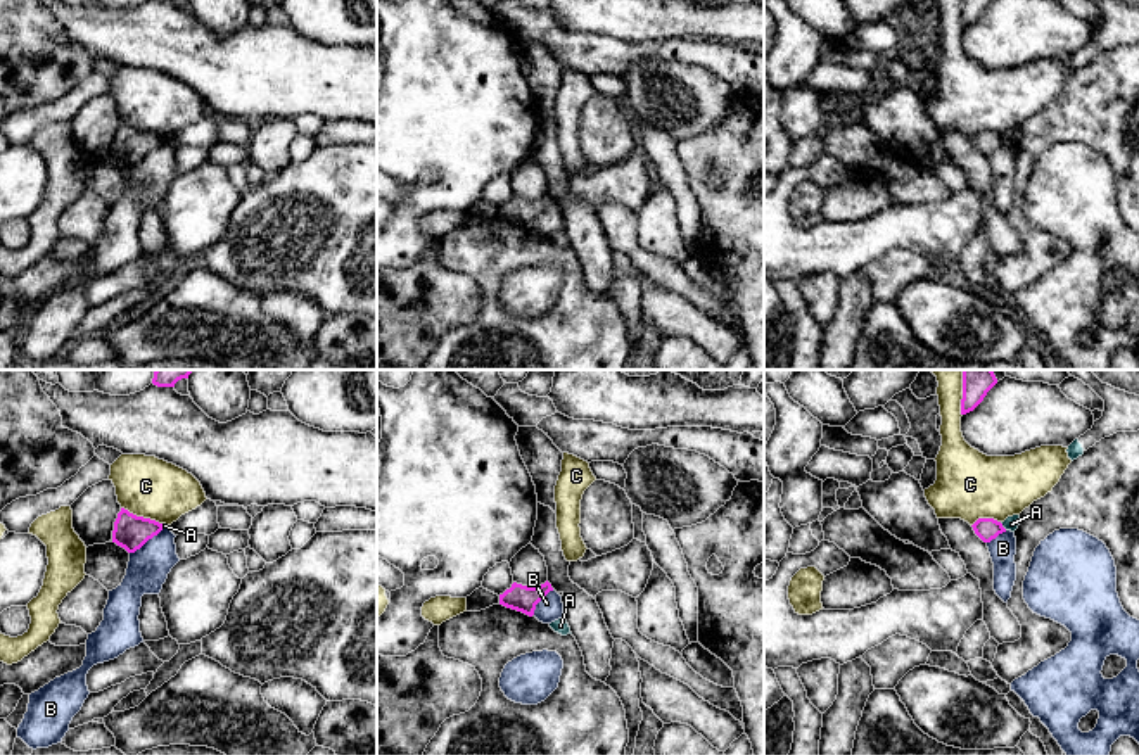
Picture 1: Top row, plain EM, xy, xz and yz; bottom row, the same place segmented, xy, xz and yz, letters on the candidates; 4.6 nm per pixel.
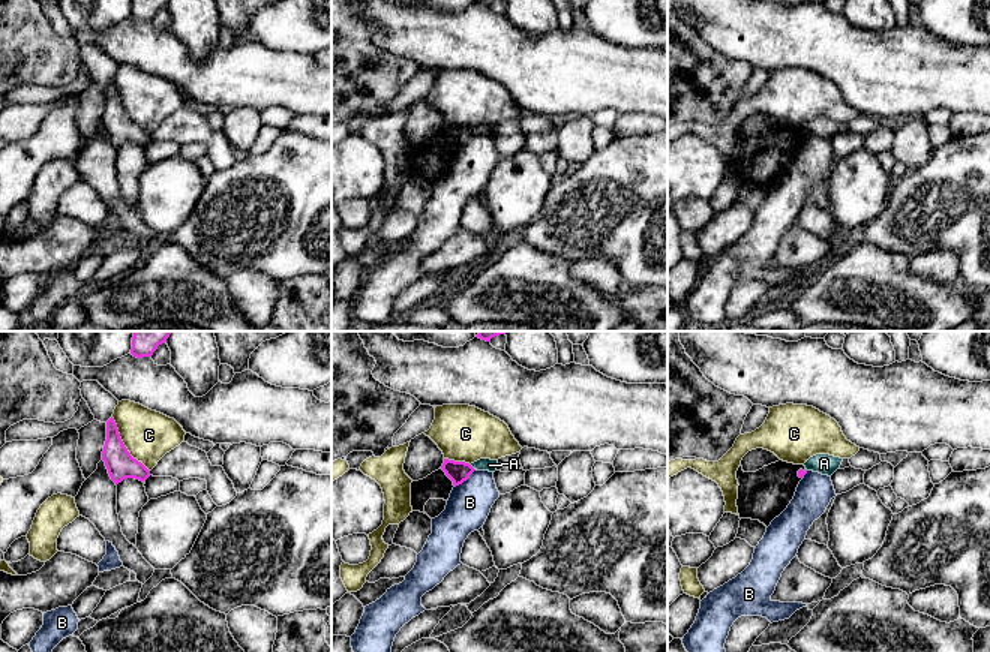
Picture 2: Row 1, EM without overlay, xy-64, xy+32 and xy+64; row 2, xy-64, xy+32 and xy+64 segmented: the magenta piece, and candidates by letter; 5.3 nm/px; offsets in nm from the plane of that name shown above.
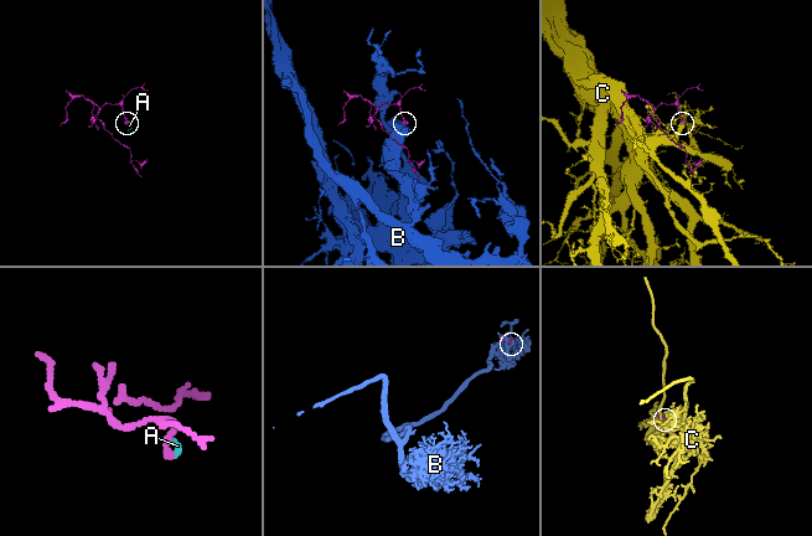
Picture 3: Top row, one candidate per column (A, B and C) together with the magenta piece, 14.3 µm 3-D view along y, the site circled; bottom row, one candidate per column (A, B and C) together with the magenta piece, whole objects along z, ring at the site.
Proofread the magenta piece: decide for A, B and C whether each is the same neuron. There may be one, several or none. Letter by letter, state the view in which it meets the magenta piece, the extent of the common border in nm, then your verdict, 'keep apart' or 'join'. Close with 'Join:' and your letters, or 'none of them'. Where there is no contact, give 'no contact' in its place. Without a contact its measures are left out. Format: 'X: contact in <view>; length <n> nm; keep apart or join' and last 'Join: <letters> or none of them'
A: contact in yz; length 50 nm; keep apart
B: contact in xy; length 200 nm; keep apart
C: contact in xy; length 200 nm; keep apart
Join: none of them

